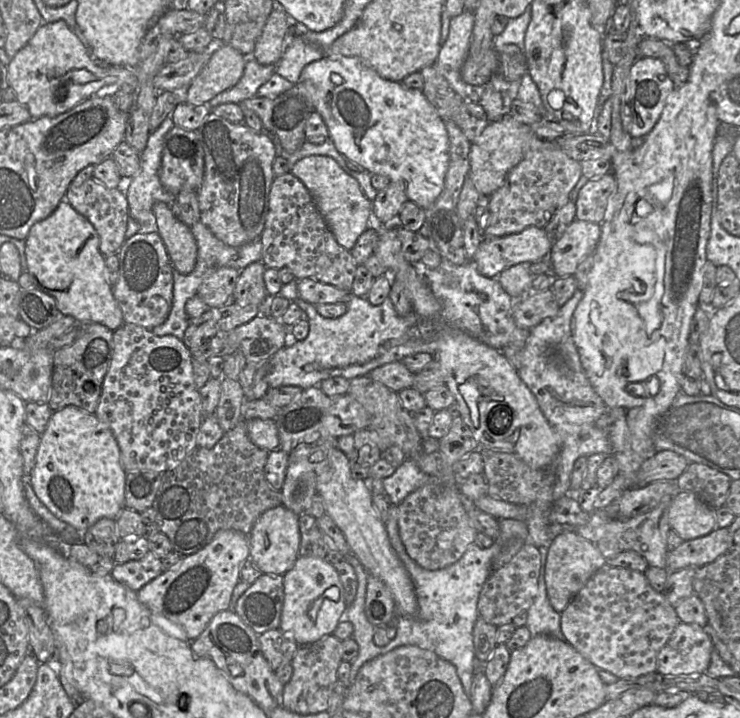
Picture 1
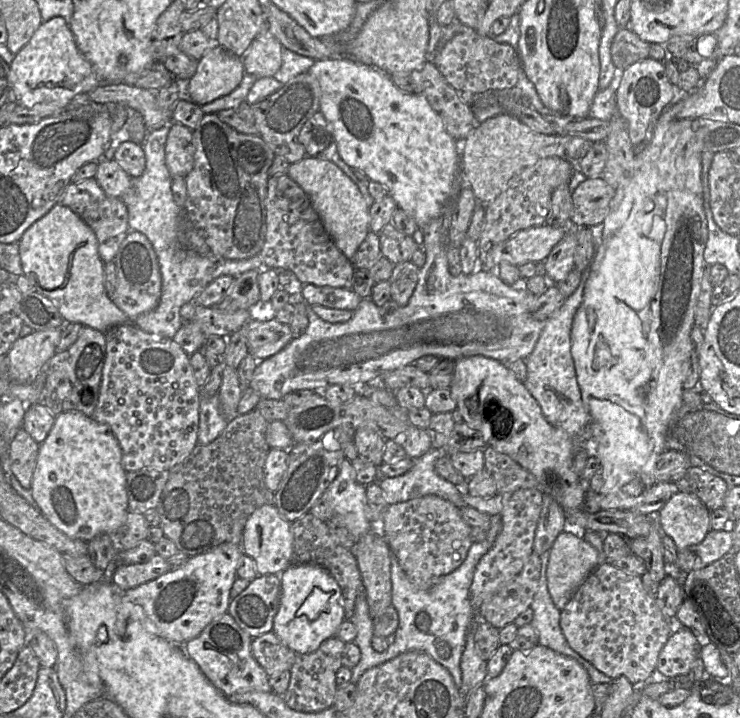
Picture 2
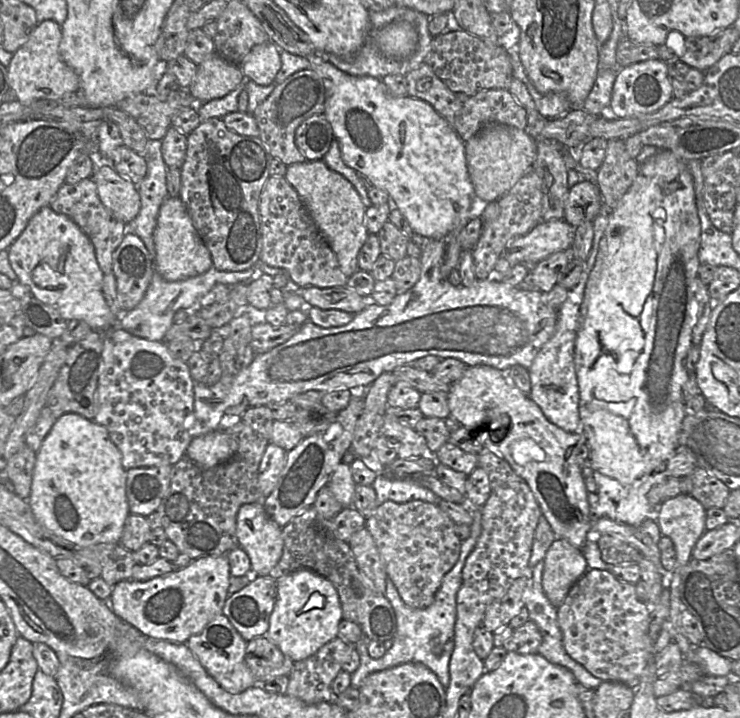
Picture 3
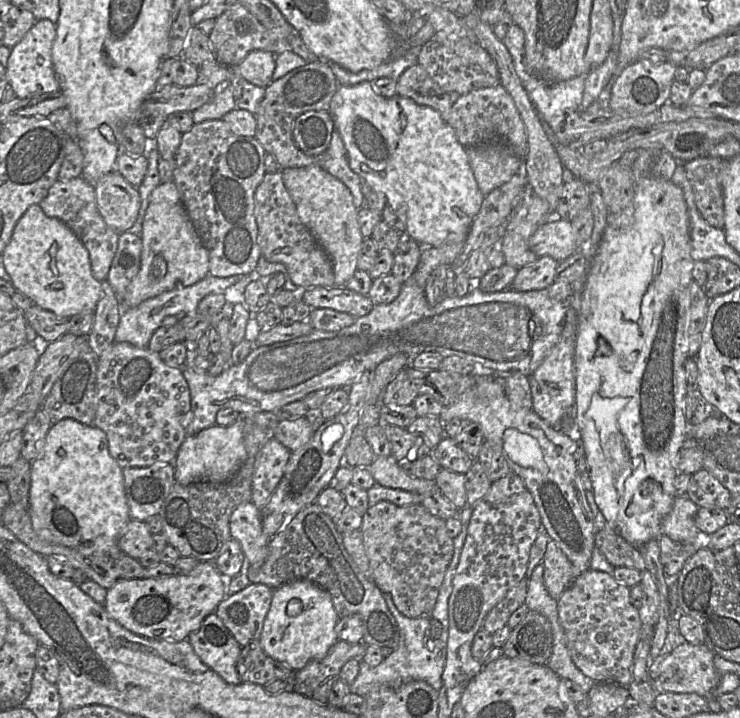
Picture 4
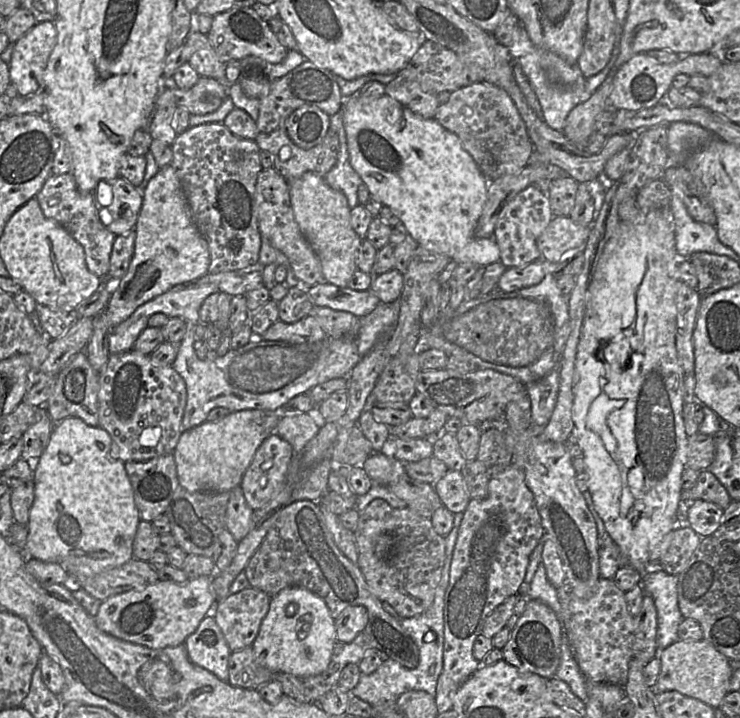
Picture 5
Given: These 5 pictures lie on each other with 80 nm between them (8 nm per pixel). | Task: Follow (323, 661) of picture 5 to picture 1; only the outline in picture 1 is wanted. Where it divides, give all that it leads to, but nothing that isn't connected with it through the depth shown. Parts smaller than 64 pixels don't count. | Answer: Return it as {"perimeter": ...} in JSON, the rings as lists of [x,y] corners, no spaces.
{"perimeter":[[[299,556],[293,567],[283,575],[284,600],[279,629],[299,646],[318,641],[333,634],[346,610],[345,593],[337,570],[319,557]]]}

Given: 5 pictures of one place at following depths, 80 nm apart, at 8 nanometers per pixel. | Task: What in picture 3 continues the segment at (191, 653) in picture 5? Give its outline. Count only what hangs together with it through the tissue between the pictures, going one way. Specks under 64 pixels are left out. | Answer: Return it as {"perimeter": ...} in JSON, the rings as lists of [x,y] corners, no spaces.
{"perimeter":[[[221,614],[211,620],[199,634],[188,639],[187,645],[208,674],[227,692],[237,694],[258,684],[245,663],[247,641],[226,616]]]}

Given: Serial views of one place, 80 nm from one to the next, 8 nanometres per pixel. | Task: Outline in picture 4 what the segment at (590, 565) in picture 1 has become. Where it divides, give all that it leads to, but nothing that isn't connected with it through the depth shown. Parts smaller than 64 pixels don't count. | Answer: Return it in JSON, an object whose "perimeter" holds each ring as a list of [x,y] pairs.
{"perimeter":[[[552,539],[547,544],[542,563],[545,587],[548,593],[558,600],[576,578],[575,569]]]}

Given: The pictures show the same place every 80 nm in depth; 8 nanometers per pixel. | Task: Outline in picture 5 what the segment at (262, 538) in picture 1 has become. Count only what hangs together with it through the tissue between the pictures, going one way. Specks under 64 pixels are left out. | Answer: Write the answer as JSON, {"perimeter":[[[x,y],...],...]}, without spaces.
{"perimeter":[[[235,487],[229,499],[225,524],[227,530],[237,542],[241,541],[249,532],[253,509],[247,504],[240,487]]]}

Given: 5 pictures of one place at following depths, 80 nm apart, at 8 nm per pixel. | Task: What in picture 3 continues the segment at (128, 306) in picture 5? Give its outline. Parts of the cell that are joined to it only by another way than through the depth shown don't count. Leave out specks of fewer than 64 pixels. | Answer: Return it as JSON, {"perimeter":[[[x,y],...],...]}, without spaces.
{"perimeter":[[[168,196],[162,203],[154,231],[154,269],[169,282],[200,275],[213,266],[210,252],[199,236],[180,197]]]}

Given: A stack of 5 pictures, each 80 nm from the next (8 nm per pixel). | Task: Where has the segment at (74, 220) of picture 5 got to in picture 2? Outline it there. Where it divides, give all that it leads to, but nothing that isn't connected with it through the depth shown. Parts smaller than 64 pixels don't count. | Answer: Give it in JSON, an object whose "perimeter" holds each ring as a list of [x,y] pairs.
{"perimeter":[[[89,178],[80,183],[70,183],[57,204],[70,208],[93,230],[98,241],[98,254],[103,263],[115,258],[129,231],[128,211],[124,200],[106,195],[97,181]]]}

